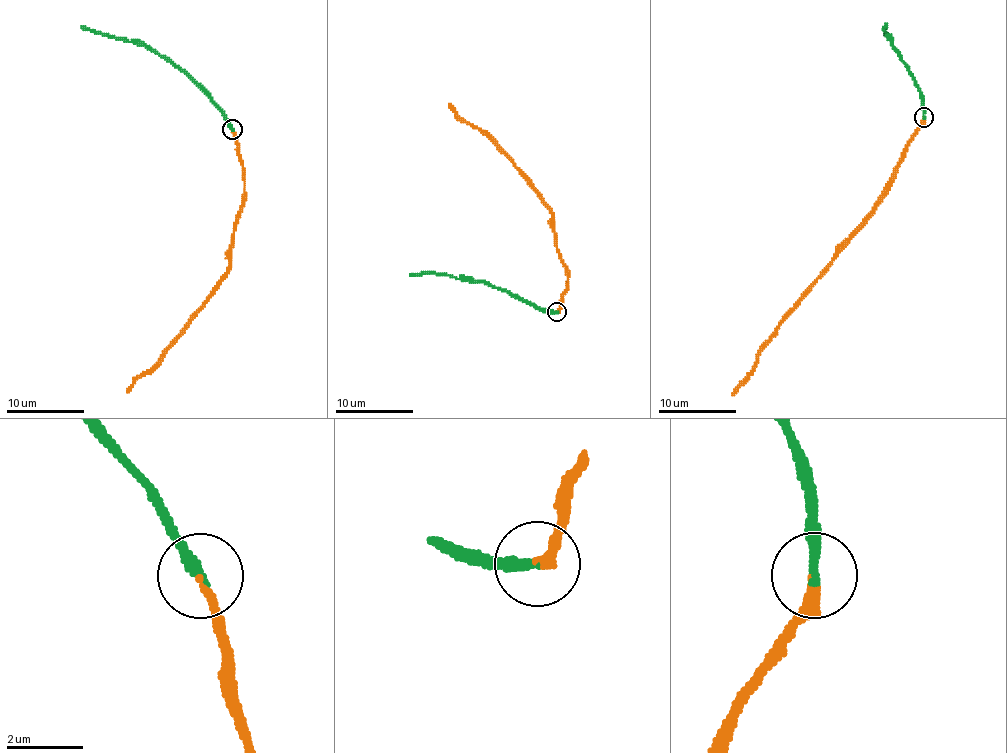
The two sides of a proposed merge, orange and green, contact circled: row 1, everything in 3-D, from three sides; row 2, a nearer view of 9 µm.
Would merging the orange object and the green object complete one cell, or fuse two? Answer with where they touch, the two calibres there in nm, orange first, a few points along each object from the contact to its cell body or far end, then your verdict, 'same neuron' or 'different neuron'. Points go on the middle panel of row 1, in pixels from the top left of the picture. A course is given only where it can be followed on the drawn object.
(556, 311) | 200/280 nm | orange via (556, 311), (566, 292), (567, 274), (557, 249), (551, 210), (519, 169), (449, 104) | green via (556, 311), (543, 312), (484, 282), (436, 273), (410, 276) | same neuron

